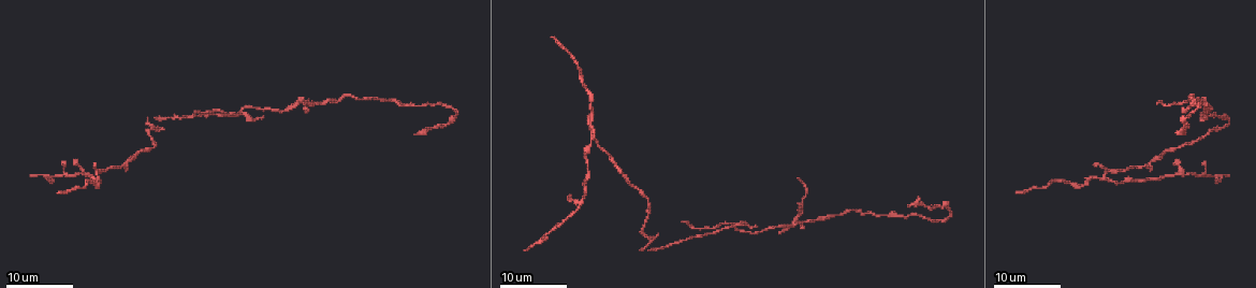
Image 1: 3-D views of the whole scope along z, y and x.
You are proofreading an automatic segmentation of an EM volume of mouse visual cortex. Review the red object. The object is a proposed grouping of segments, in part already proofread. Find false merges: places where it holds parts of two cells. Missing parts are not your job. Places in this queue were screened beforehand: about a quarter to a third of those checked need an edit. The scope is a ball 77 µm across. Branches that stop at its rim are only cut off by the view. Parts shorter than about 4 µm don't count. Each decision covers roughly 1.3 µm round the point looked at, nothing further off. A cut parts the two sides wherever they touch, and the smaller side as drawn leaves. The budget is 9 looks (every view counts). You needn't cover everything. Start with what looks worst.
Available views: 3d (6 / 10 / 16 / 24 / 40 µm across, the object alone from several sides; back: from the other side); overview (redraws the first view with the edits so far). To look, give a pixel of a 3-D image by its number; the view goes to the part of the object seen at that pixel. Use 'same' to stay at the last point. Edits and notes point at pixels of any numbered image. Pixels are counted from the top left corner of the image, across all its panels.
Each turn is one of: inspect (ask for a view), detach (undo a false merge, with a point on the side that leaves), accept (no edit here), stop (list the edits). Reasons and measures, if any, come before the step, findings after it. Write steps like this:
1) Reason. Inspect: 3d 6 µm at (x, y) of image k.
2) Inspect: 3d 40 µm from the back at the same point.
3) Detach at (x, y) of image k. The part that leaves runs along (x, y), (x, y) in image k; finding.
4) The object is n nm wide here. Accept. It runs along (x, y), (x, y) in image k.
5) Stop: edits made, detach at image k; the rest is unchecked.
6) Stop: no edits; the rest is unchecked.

Four-way junction. Inspect: 3d 16 µm at (243, 110) of image 1.

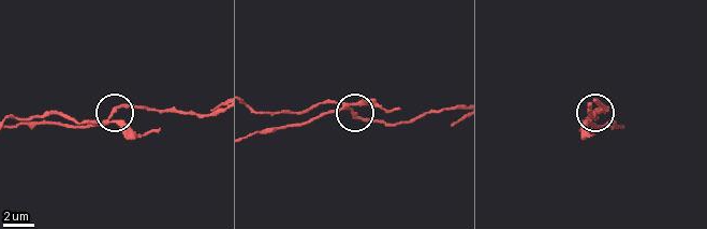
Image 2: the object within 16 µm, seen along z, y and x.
Inspect: 3d 6 µm at (354, 112) of image 2.

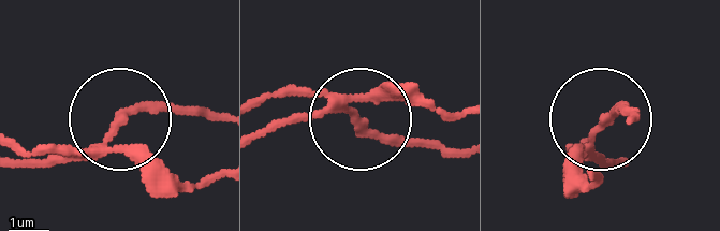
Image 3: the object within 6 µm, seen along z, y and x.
The object is 220 nm wide here. Detach at (39, 144) of image 3. The part that leaves runs along (99, 153), (20, 148) in image 3; a second cell is stuck on.

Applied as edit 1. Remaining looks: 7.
Thick turns thin. Inspect: 3d 16 µm at (1106, 168) of image 1.

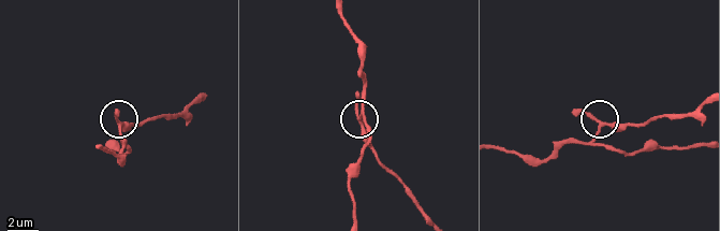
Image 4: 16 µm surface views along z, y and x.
Zoom in. Inspect: 3d 10 µm at (119, 125) of image 4.

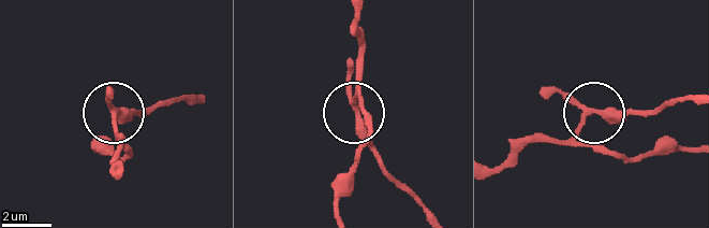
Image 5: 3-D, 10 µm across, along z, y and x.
3 arms meet here. Accept. It runs along (197, 97), (113, 112), (128, 151) in image 5; all the same cell.

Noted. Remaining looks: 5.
Thin neck. Inspect: 3d 24 µm at (647, 202) of image 1.

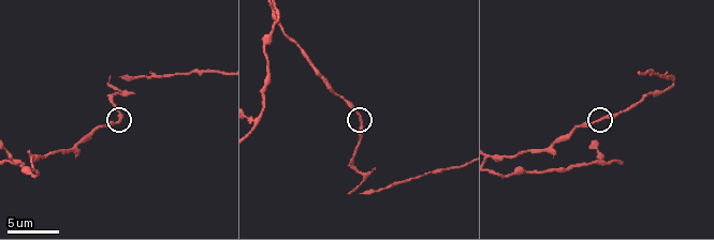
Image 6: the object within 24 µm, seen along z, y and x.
Closer look. Inspect: 3d 10 µm at (596, 120) of image 6.

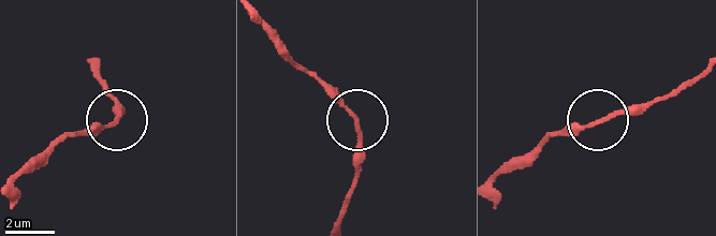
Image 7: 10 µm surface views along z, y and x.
Accept. It runs along (340, 218), (358, 175), (358, 126), (310, 73) in image 7; all the same cell.

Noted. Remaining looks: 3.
Sudden change in width. Inspect: 3d 16 µm at (211, 72) of image 6.

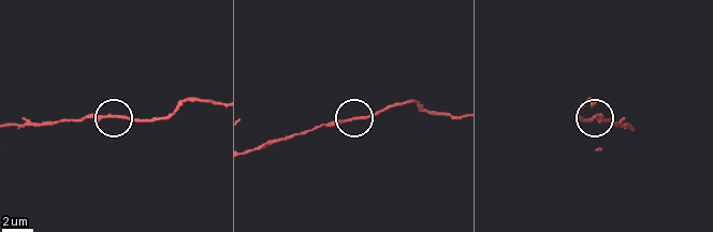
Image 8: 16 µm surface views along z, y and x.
From behind. Inspect: 3d 16 µm from the back at (355, 118) of image 8.

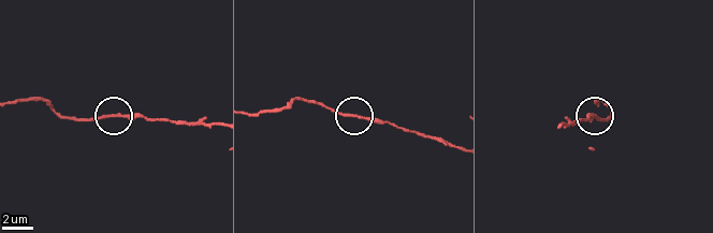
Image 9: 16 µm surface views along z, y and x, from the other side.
Accept. It runs along (440, 139), (426, 139), (308, 103) in image 9; all the same cell.

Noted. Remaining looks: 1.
Stop: edits made, detach at image 3; the rest is unchecked.

